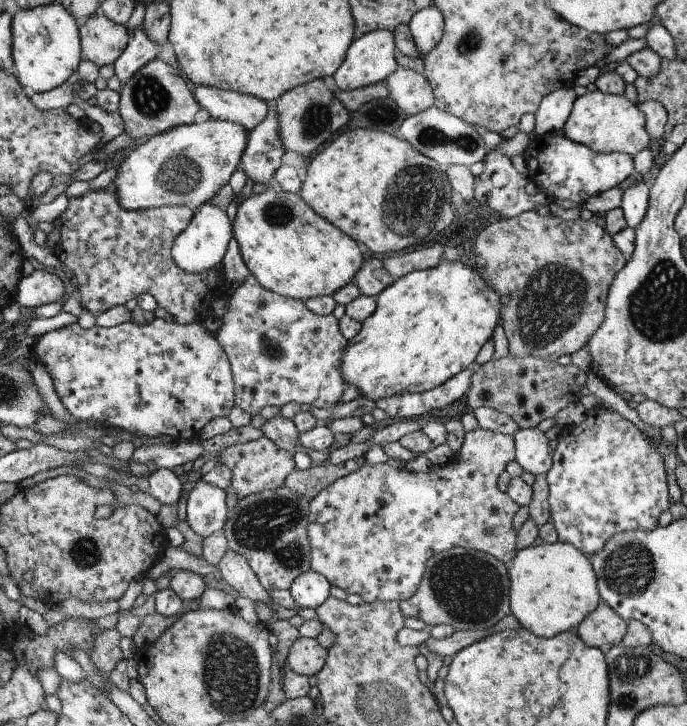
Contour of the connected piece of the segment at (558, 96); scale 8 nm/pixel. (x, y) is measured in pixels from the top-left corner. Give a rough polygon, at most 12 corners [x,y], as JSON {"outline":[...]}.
{"outline":[[572,87],[548,93],[533,135],[560,132],[577,97]]}

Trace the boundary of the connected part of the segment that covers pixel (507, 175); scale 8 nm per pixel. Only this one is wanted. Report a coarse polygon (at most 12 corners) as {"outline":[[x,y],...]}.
{"outline":[[490,150],[474,197],[510,218],[552,199],[529,176]]}

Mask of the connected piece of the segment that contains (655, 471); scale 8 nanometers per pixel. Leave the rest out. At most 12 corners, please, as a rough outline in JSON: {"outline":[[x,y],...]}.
{"outline":[[611,409],[546,474],[558,541],[588,556],[657,528],[664,460]]}

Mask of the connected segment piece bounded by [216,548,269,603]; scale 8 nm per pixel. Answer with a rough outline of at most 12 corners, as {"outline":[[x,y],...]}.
{"outline":[[229,548],[216,567],[239,596],[267,602],[247,560]]}

